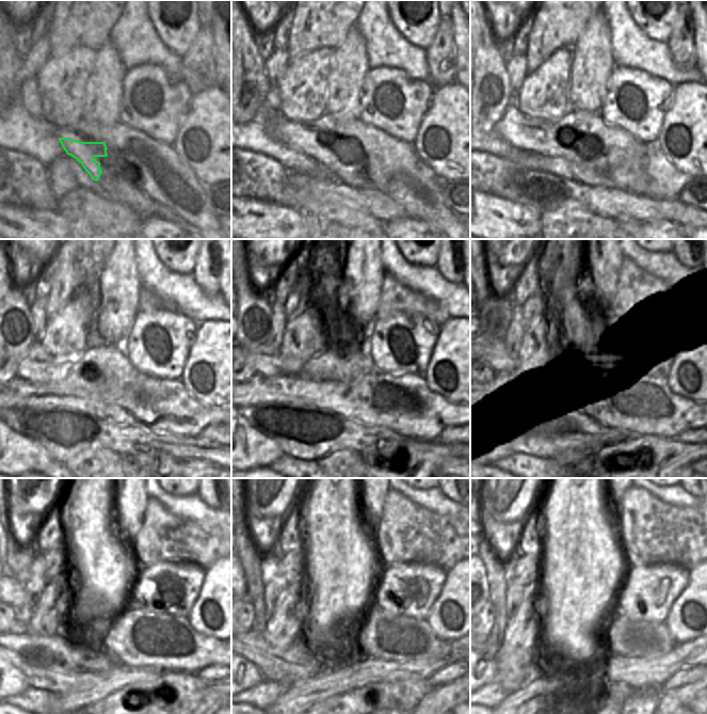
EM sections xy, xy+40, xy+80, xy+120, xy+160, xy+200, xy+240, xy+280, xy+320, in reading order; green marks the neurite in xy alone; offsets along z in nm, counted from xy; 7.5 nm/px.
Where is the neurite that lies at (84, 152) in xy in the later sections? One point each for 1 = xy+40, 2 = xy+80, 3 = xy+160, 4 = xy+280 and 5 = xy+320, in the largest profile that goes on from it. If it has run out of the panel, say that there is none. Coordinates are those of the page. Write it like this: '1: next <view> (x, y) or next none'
1: next xy+40 (322, 152)
2: next xy+80 (544, 155)
3: next xy+160 (406, 394)
4: next xy+280 (389, 633)
5: next xy+320 (624, 635)

